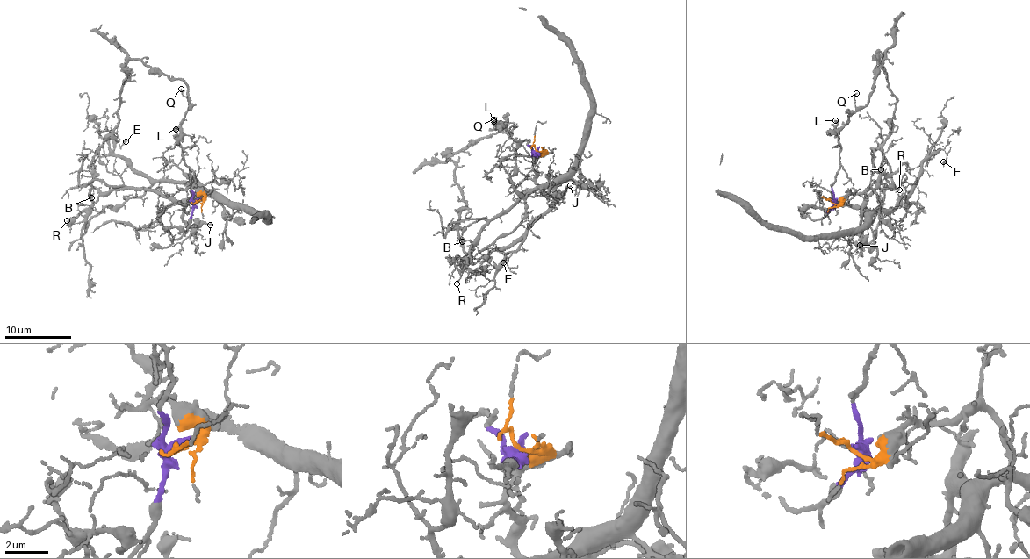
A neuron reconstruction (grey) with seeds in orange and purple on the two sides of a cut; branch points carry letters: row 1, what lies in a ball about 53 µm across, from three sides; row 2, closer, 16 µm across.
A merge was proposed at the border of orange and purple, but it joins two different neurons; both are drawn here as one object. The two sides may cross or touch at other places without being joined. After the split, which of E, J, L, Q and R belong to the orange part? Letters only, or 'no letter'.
E, J, R

